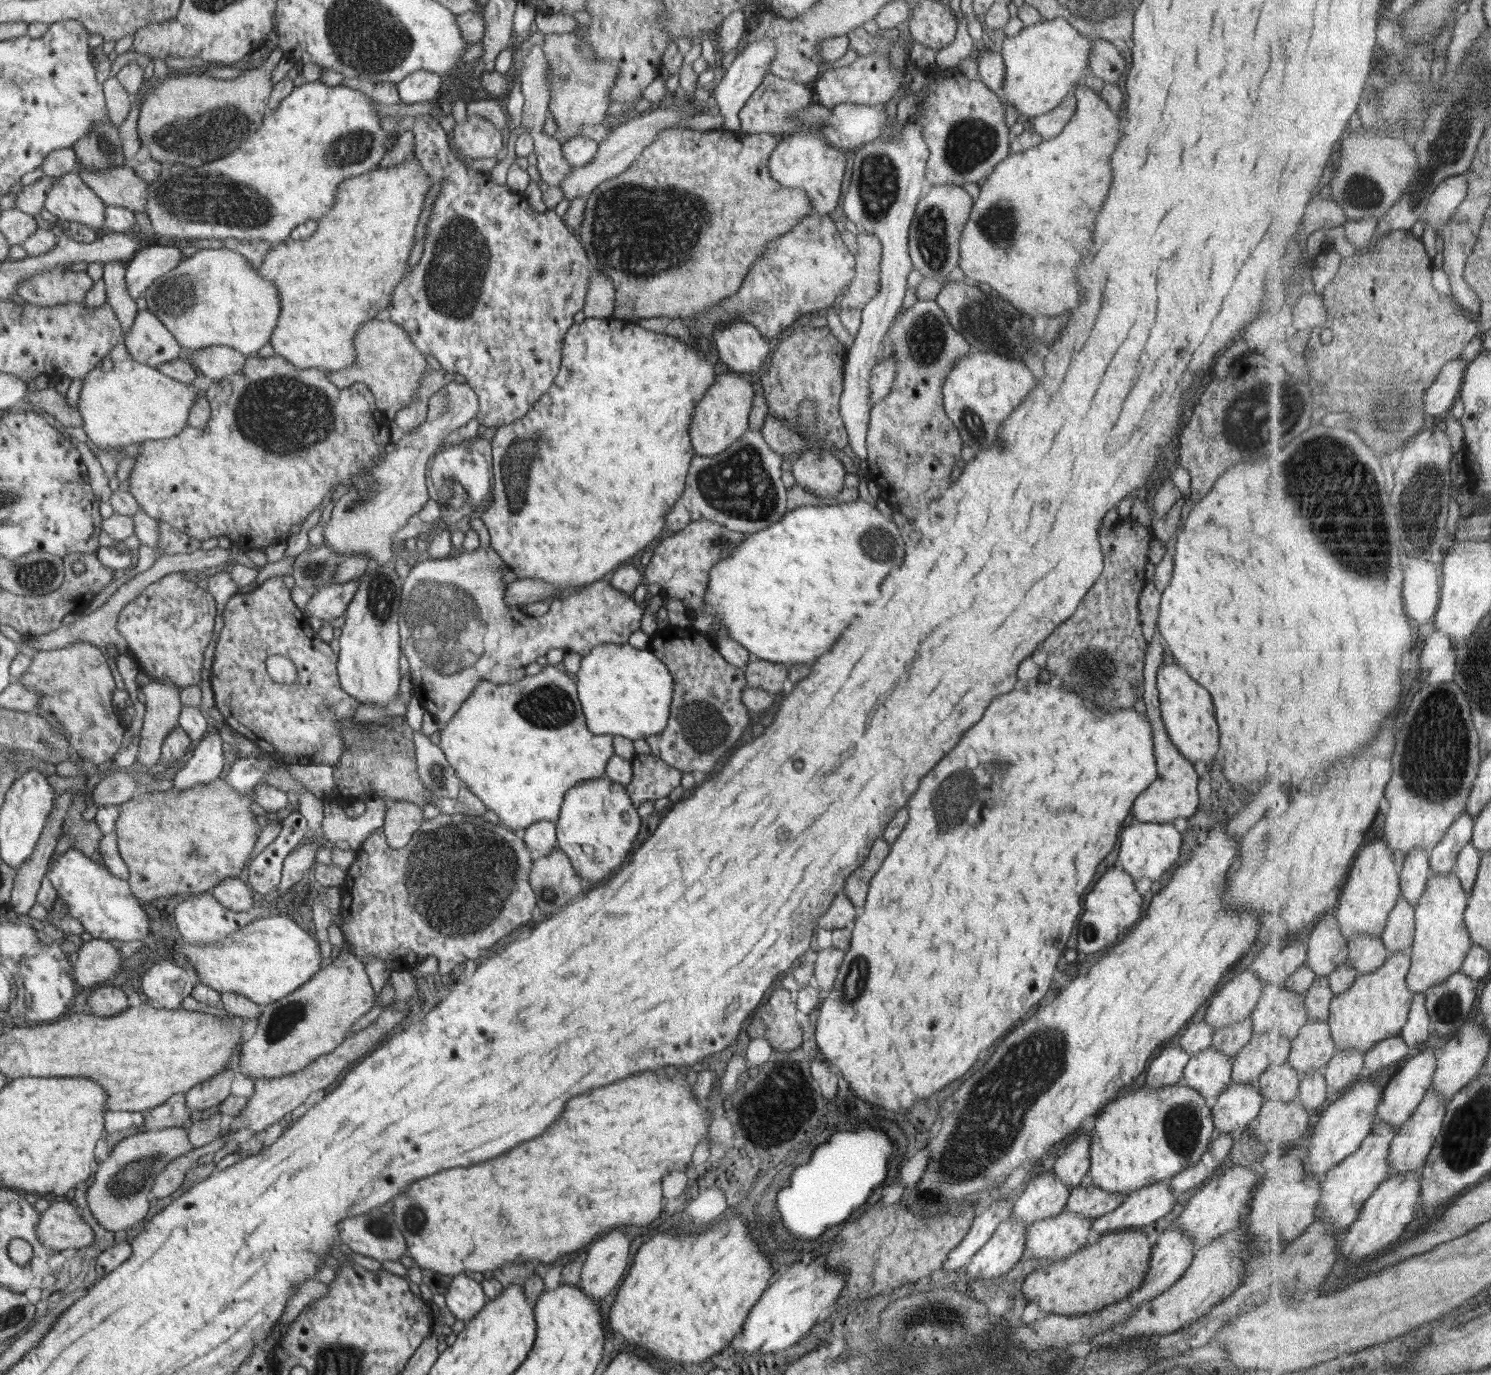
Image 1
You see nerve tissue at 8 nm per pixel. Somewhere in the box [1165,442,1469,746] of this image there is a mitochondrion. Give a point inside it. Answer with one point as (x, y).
(1427, 486)

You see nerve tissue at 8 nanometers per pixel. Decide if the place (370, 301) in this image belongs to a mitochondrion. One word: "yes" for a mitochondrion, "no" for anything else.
no

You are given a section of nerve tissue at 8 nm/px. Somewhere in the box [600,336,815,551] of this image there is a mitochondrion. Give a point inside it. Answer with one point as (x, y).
(738, 485)

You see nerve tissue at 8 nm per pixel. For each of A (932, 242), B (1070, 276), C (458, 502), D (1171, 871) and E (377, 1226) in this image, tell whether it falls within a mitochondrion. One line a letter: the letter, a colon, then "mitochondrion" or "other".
A: mitochondrion
B: other
C: other
D: other
E: mitochondrion

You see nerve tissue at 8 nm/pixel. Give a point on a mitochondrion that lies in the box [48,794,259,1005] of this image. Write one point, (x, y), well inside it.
(196, 851)

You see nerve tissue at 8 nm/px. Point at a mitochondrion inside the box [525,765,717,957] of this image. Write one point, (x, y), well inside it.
(548, 896)

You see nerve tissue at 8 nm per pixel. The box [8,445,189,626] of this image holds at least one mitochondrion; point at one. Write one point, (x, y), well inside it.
(38, 575)

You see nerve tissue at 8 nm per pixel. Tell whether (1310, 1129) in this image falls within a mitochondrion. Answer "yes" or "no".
no

